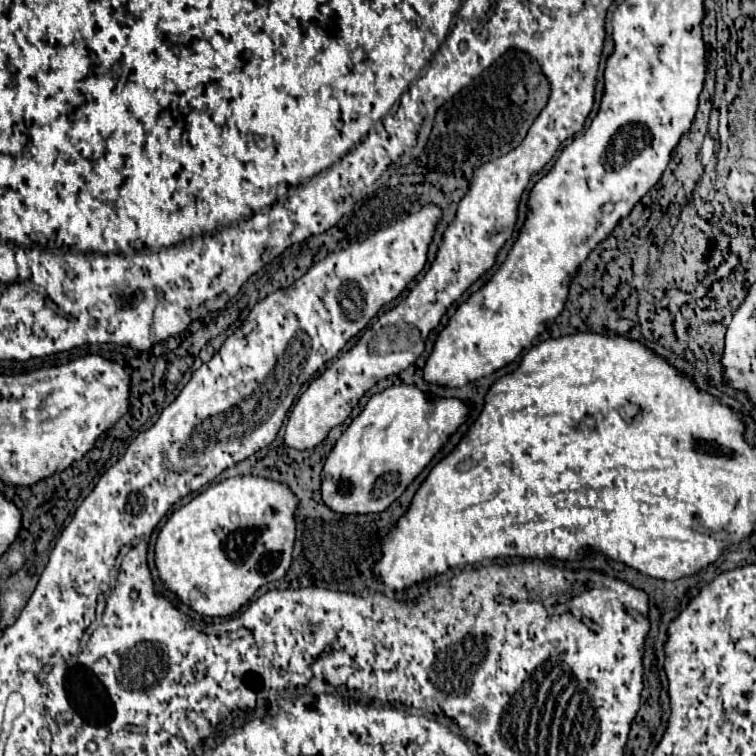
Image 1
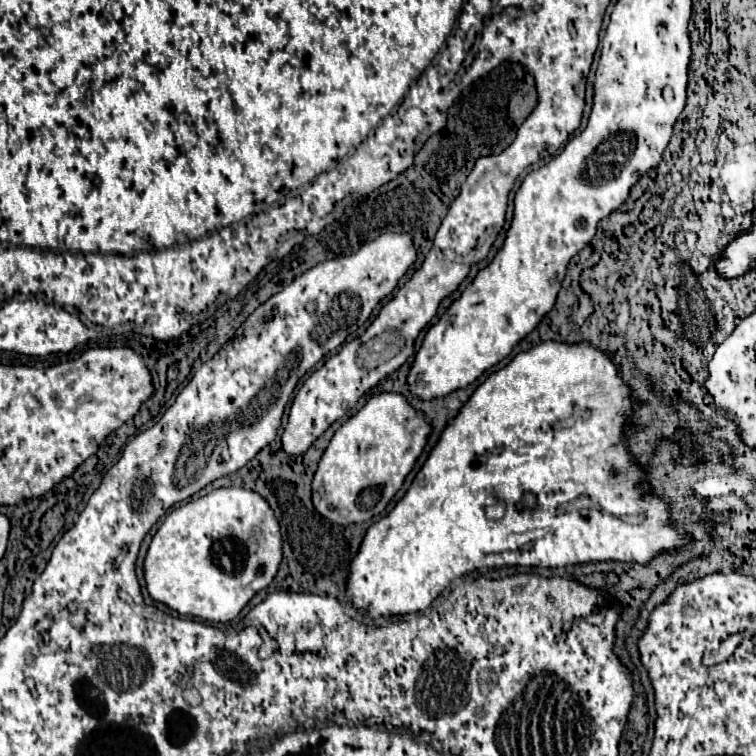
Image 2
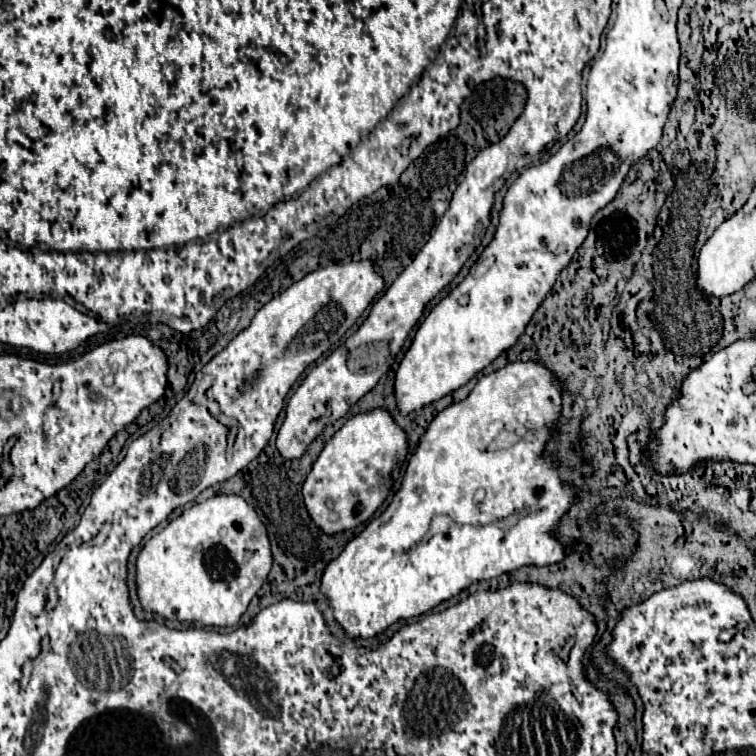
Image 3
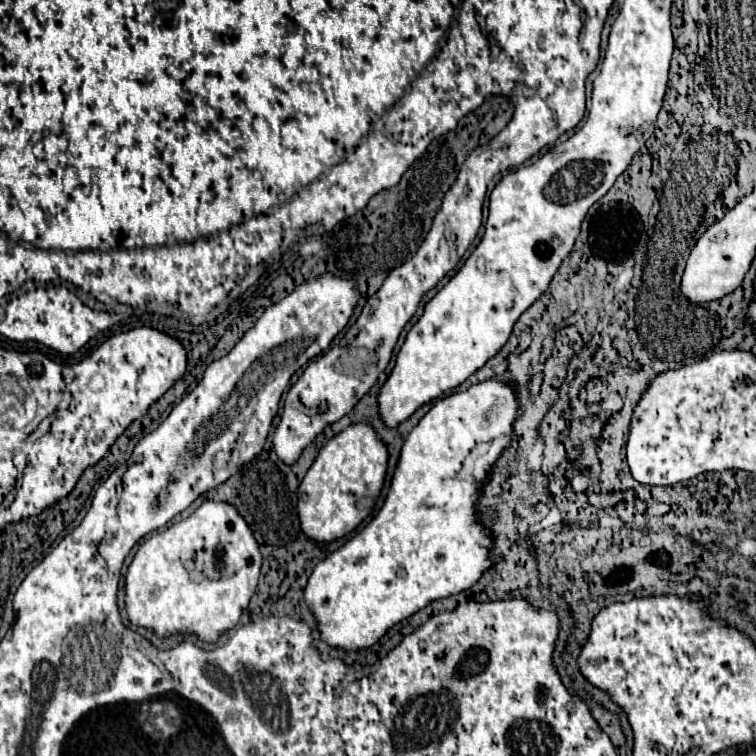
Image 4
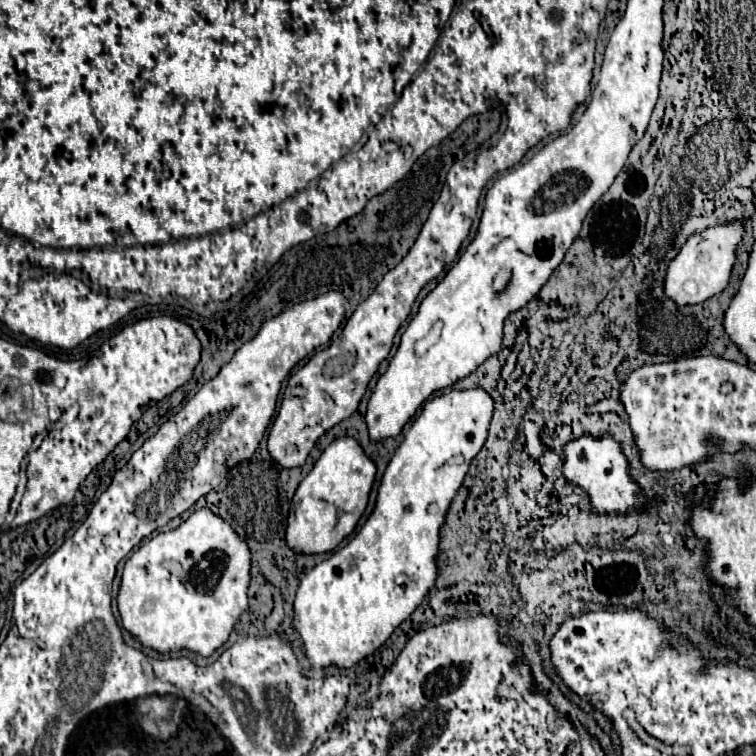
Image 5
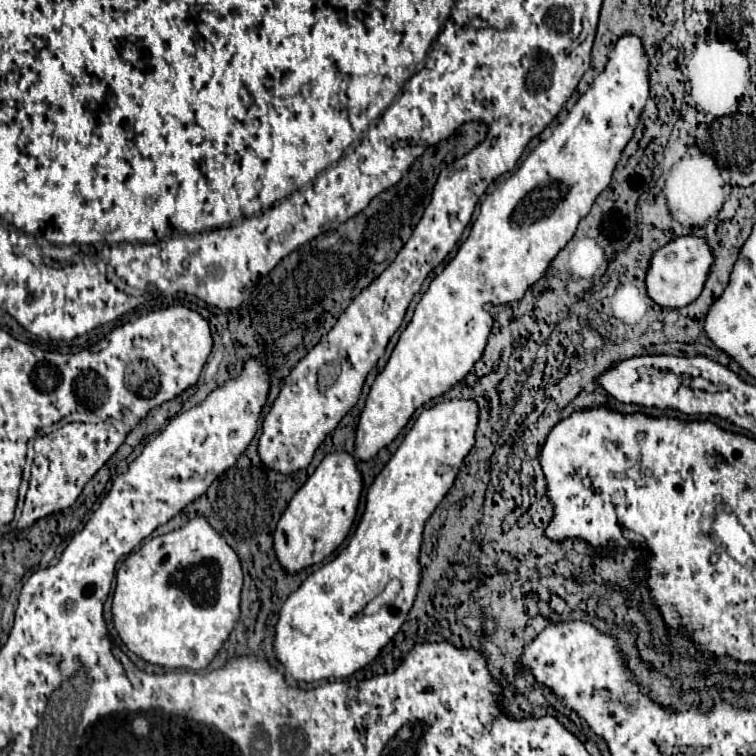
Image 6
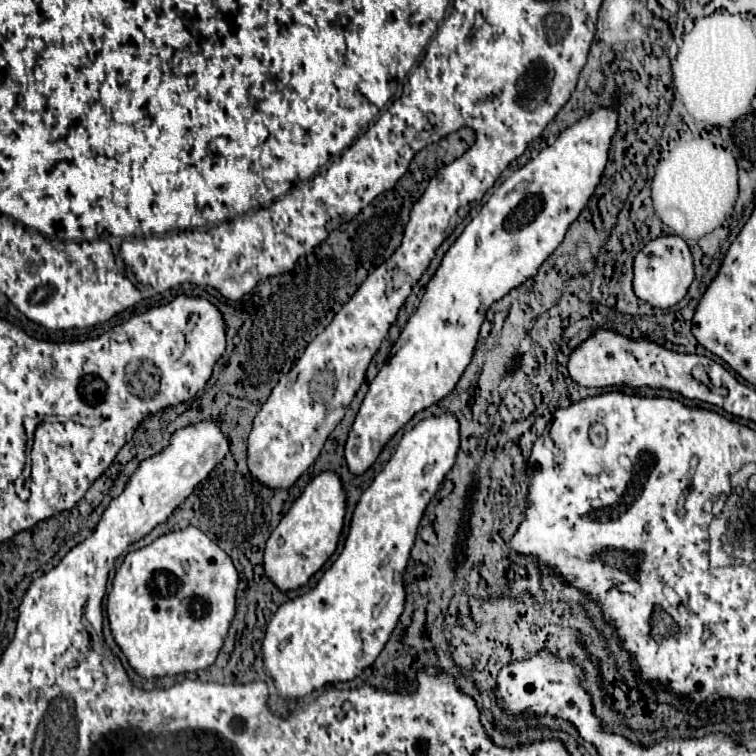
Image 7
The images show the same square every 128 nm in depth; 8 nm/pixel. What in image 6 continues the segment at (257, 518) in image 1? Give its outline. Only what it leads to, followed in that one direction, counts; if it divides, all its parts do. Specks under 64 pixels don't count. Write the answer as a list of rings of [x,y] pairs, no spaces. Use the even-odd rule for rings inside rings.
[[[196,516],[188,520],[186,526],[148,540],[124,560],[116,574],[112,622],[126,648],[140,660],[164,668],[204,670],[236,624],[240,614],[240,590],[242,566],[236,552],[202,516]]]

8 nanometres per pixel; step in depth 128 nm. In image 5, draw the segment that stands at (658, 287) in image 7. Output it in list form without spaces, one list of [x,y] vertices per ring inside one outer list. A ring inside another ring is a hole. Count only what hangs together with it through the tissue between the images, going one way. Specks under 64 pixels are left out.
[[[730,222],[726,226],[706,228],[704,232],[692,234],[668,264],[664,278],[664,294],[678,306],[686,306],[686,304],[700,304],[710,296],[722,292],[728,286],[730,270],[736,262],[734,250],[740,244],[742,234],[744,222]]]

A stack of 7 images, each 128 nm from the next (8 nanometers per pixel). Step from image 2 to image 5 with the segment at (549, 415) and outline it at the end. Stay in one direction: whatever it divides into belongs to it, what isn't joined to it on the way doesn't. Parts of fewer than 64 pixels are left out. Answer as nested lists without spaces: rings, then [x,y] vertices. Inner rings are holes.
[[[482,388],[476,390],[452,390],[442,396],[434,396],[426,402],[412,428],[406,432],[404,442],[394,452],[376,496],[374,512],[368,516],[360,532],[344,546],[338,548],[326,562],[314,566],[304,574],[294,598],[292,628],[302,638],[304,656],[312,670],[328,666],[352,668],[362,658],[380,648],[392,632],[406,620],[436,580],[436,552],[438,552],[438,528],[442,526],[446,508],[458,488],[464,482],[472,458],[480,452],[492,418],[492,398]],[[406,574],[406,586],[396,584],[396,576]]]

